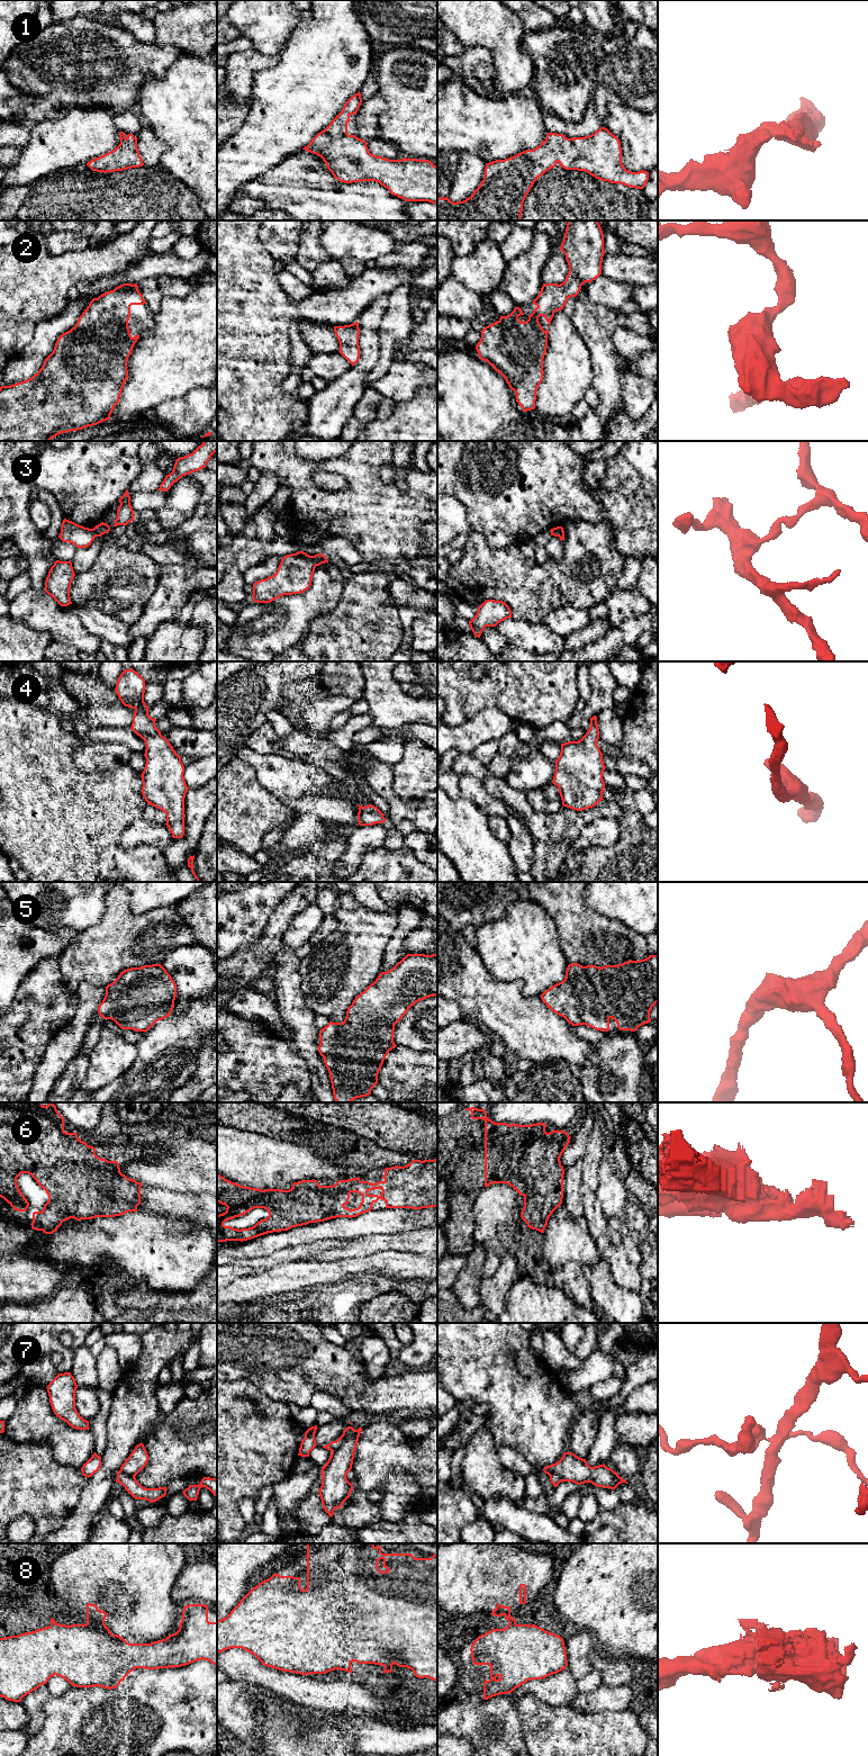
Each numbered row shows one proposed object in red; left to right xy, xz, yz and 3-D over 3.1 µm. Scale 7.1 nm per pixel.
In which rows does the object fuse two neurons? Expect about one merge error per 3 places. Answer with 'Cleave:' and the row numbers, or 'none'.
Cleave: 3, 7

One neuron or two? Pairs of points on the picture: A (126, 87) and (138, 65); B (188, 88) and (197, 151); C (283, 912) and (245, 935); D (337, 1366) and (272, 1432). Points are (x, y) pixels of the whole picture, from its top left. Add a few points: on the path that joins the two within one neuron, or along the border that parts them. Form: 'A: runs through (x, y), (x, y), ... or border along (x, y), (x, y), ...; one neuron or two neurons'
A: runs through (126, 81), (126, 78), (133, 71); one neuron
B: runs through (196, 104), (197, 135); one neuron
C: border along (281, 900), (270, 916), (262, 935), (251, 944); two neurons
D: border along (264, 1393), (274, 1399), (288, 1404); two neurons

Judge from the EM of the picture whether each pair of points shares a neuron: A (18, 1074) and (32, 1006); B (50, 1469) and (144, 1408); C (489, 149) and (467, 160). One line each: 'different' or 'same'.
A: same
B: different
C: different

